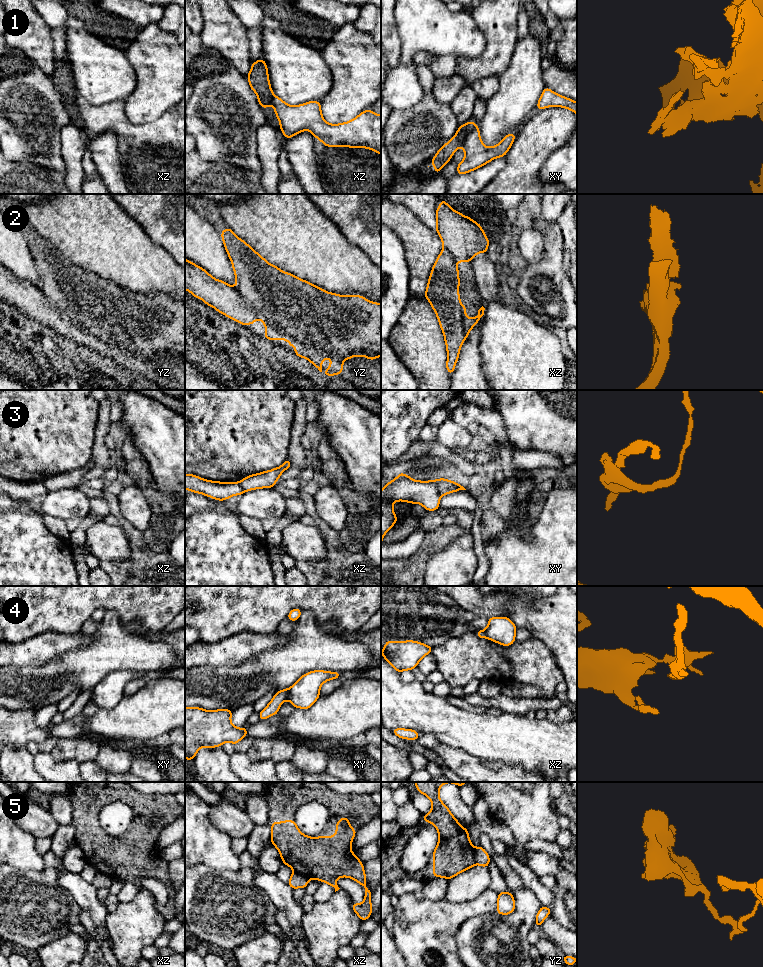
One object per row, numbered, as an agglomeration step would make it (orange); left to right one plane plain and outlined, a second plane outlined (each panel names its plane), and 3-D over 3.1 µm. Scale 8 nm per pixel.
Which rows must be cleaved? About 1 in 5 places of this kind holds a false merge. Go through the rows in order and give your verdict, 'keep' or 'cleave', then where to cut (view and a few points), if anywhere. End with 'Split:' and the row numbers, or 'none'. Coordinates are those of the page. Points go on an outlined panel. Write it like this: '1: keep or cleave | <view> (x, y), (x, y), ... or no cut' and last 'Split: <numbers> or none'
1: cleave | xy (475, 124), (461, 145)
2: cleave | yz (235, 287), (251, 310)
3: cleave | xy (434, 481), (441, 495)
4: cleave | xy (289, 689), (287, 699)
5: cleave | yz (474, 848), (474, 861), (476, 863)
Split: 1, 2, 3, 4, 5

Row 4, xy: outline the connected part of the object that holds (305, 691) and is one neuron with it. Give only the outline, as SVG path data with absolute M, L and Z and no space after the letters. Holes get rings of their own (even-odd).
M310 671L302 675L290 688L288 700L295 708L309 709L319 698L320 688L326 681L337 679L341 672Z

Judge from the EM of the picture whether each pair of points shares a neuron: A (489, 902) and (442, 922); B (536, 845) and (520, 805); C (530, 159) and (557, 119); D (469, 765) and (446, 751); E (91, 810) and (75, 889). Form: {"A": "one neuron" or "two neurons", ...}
{"A": "one neuron", "B": "two neurons", "C": "one neuron", "D": "one neuron", "E": "two neurons"}

